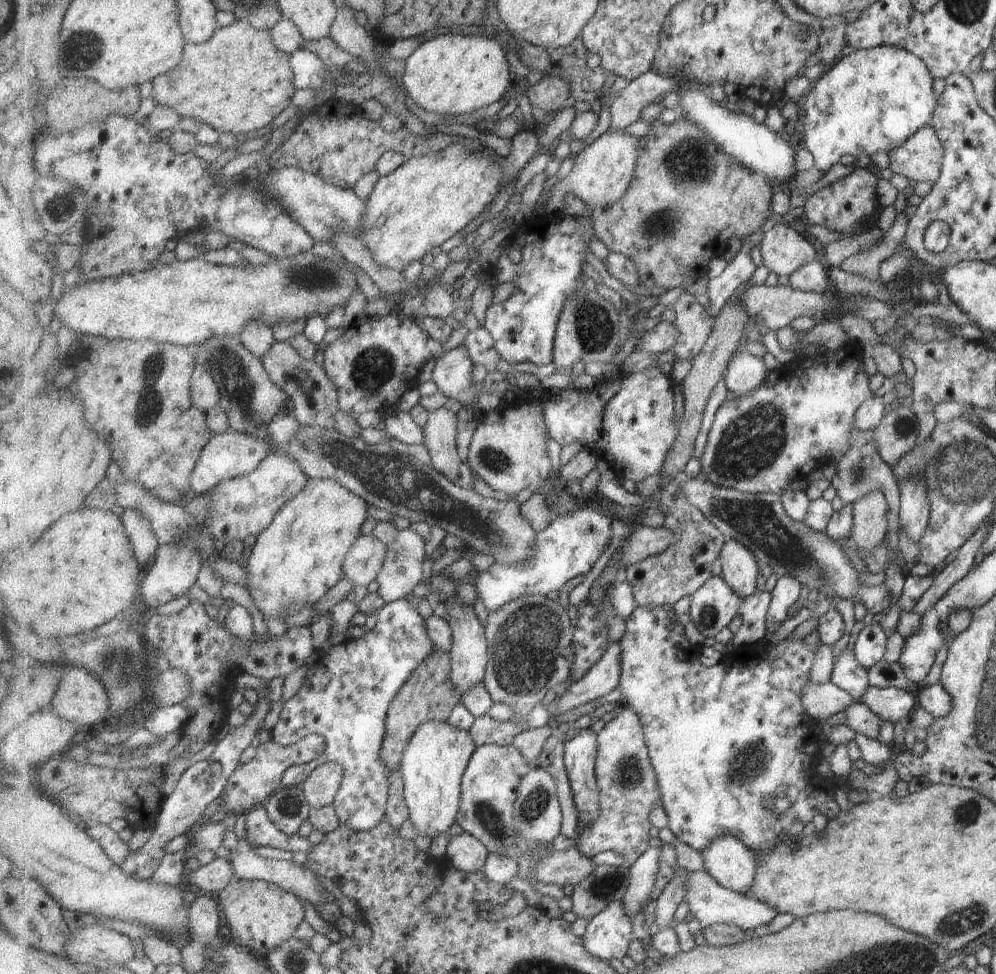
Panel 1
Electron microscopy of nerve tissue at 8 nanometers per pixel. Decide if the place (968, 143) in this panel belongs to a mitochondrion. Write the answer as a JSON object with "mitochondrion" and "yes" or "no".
{"mitochondrion":"no"}

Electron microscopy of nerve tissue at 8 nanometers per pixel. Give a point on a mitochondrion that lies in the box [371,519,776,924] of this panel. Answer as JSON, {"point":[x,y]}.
{"point":[527,640]}

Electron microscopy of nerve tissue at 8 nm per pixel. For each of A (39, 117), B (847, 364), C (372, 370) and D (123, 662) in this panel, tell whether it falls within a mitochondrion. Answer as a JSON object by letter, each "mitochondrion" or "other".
{"A":"other","B":"other","C":"mitochondrion","D":"mitochondrion"}

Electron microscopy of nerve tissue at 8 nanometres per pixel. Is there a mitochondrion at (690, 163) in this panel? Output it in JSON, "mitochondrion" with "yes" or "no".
{"mitochondrion":"yes"}

